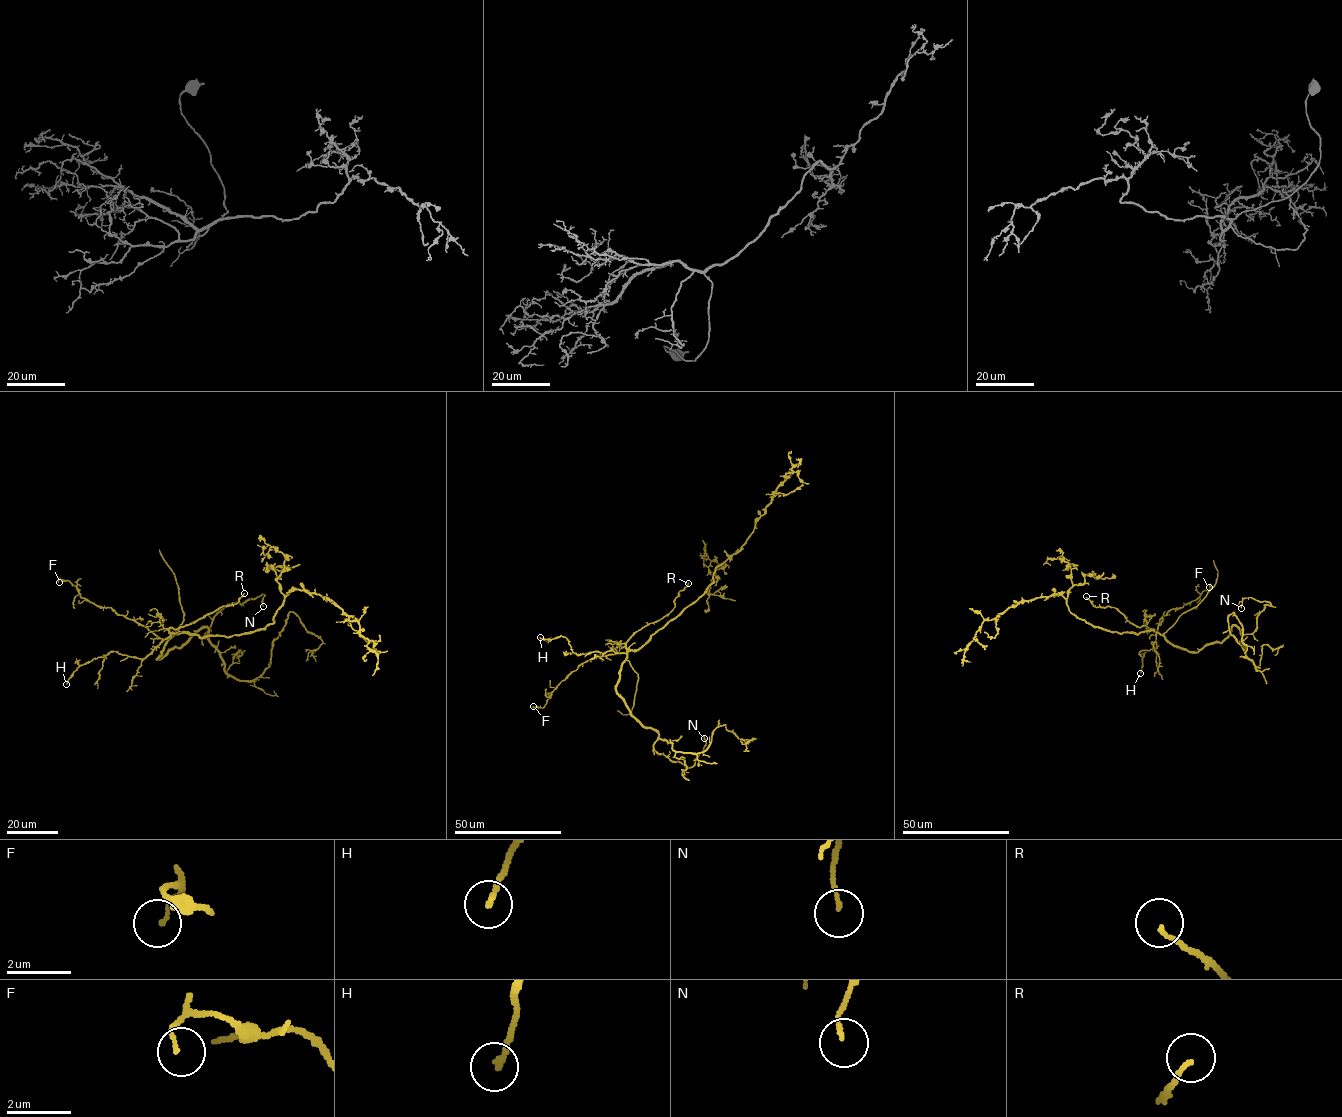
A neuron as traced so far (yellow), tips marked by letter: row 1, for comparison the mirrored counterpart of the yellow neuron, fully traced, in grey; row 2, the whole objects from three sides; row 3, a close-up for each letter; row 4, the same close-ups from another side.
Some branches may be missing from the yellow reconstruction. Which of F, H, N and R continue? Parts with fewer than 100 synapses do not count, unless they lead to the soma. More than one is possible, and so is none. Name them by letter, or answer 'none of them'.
none of them

